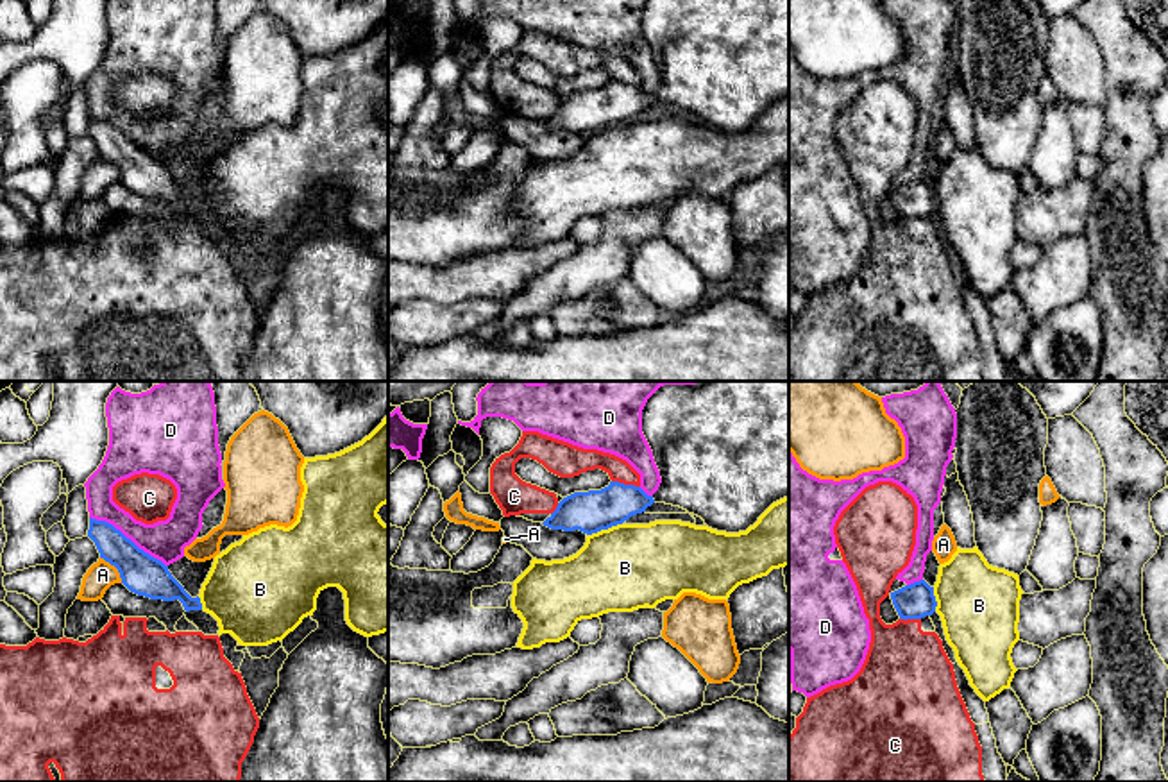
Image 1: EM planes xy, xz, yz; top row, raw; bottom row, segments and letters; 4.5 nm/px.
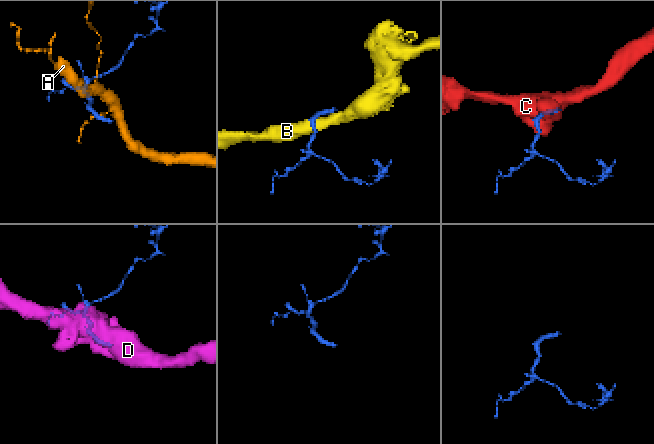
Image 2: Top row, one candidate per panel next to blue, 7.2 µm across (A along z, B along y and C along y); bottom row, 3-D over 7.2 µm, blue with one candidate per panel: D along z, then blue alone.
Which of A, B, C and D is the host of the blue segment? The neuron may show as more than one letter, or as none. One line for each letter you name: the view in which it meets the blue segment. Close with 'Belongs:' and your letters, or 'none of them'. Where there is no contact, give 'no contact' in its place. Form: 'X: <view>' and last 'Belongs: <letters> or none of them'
Belongs: none of them

